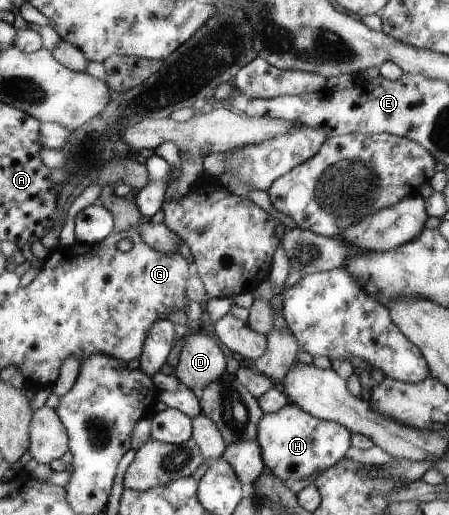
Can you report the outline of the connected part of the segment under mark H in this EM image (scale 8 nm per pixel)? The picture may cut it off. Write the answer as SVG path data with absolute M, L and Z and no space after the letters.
M287 403L277 412L263 413L257 425L256 441L260 446L260 453L267 470L271 471L277 478L283 482L291 479L292 481L302 481L309 479L314 473L324 471L333 466L337 461L345 457L345 452L349 450L350 436L352 433L341 424L321 420L311 416L301 407L294 403Z

